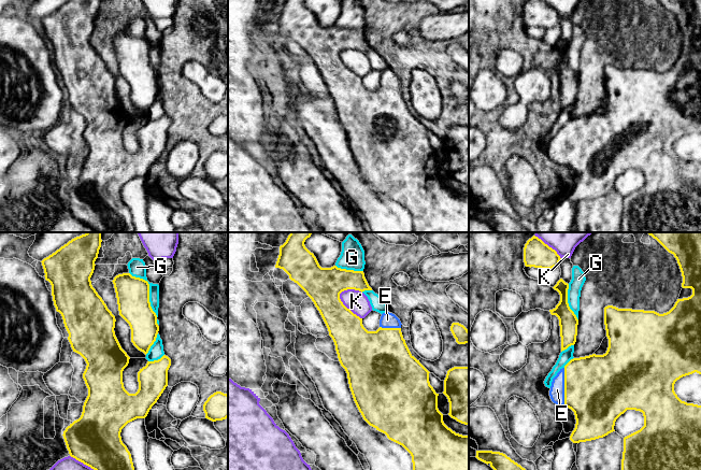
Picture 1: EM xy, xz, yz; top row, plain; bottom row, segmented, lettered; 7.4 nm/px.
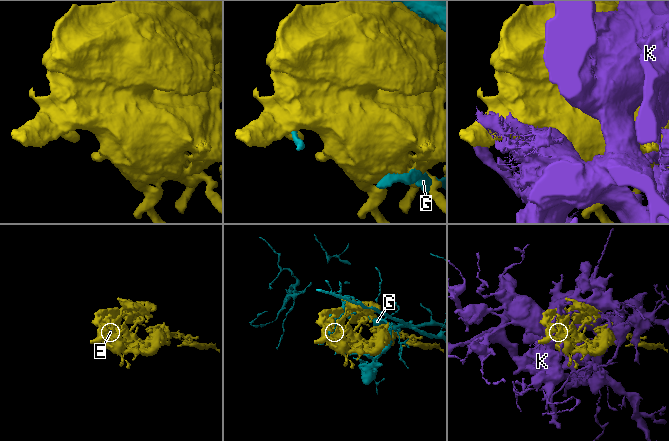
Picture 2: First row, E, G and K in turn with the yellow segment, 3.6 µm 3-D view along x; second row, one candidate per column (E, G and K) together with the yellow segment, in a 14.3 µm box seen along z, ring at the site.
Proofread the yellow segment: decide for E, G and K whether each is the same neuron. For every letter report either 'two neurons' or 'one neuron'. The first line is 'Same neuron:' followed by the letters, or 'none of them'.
Same neuron: E
E: one neuron
G: two neurons
K: two neurons

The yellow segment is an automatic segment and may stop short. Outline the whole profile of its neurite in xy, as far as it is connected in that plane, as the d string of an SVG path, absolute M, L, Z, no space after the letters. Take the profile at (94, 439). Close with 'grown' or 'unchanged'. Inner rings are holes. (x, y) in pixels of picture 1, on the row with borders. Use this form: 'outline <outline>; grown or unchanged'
outline M86 232L72 239L41 261L45 280L52 285L54 305L56 311L61 314L65 327L69 333L68 340L71 347L87 364L83 379L88 388L88 396L84 402L82 415L66 428L62 436L70 456L94 470L134 470L131 454L123 443L120 432L128 423L137 418L145 418L152 407L157 402L168 386L168 370L171 366L171 359L163 355L158 360L147 361L146 366L138 372L138 391L129 394L125 389L123 371L128 366L130 357L121 348L115 336L115 316L92 287L90 281L101 242L101 232Z; unchanged

